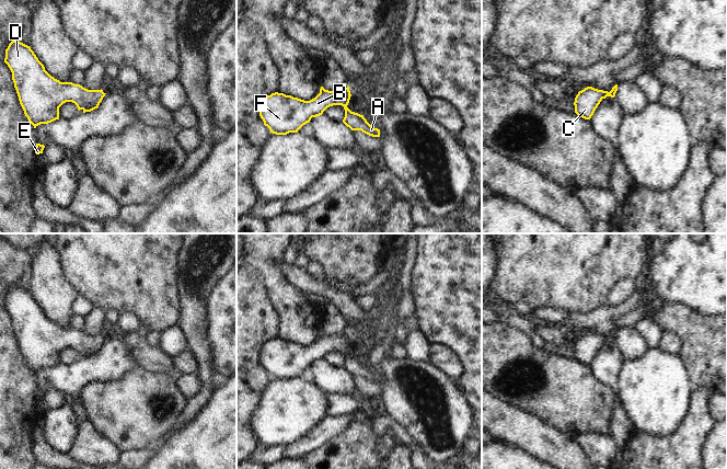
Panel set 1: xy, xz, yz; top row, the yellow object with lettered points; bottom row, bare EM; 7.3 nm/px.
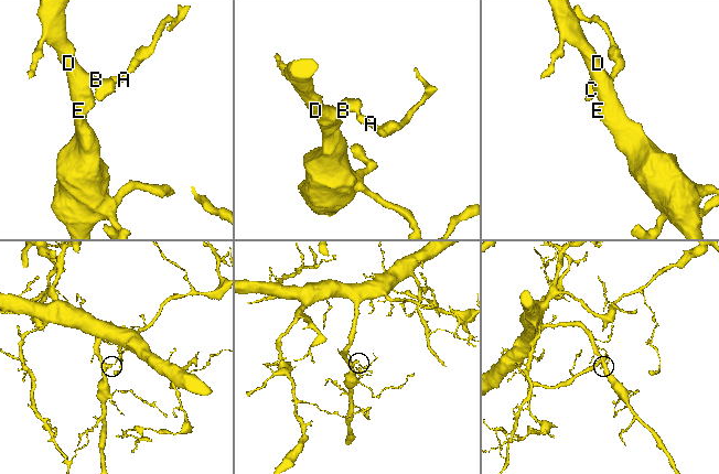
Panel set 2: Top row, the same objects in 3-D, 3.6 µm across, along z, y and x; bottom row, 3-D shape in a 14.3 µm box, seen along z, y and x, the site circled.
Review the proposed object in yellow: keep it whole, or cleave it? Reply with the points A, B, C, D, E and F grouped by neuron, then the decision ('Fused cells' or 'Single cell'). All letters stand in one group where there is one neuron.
Groups: A B C D E F. Single cell

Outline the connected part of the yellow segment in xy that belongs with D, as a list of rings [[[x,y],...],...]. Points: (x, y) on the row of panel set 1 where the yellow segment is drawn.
[[[12,41],[5,49],[4,62],[12,72],[12,80],[20,104],[28,122],[36,128],[59,119],[59,107],[72,102],[83,113],[99,107],[106,93],[88,90],[72,82],[60,82],[51,77],[30,46]]]

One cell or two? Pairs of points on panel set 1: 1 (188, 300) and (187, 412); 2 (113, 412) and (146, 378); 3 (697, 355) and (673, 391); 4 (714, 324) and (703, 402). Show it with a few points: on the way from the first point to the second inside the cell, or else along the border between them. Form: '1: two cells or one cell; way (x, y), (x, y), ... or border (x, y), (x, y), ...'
1: one cell; way (194, 328), (197, 343), (205, 359), (206, 385)
2: one cell; way (122, 403), (138, 387)
3: two cells; border (678, 355), (687, 369), (693, 388)
4: two cells; border (693, 388), (705, 388), (711, 395)

